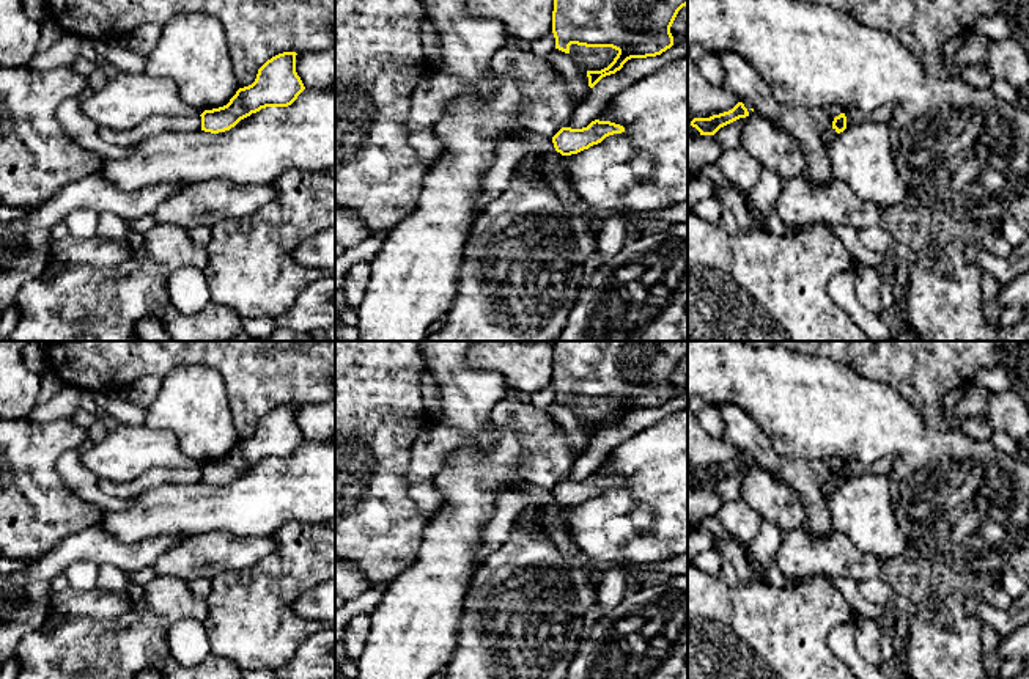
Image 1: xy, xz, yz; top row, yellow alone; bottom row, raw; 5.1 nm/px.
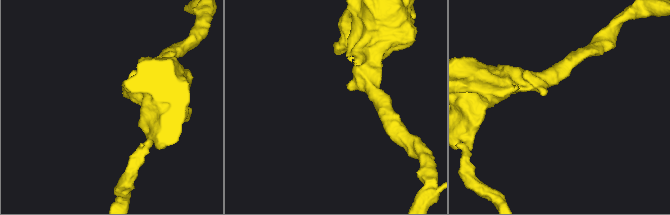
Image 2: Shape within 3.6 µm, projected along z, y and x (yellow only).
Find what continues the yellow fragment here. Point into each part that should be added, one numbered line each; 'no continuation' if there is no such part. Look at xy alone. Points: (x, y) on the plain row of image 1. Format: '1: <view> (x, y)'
no continuation

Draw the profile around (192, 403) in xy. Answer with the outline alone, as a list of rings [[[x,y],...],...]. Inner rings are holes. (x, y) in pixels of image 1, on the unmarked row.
[[[203,365],[178,366],[162,379],[145,424],[172,431],[181,453],[203,464],[227,457],[241,440],[223,379]]]

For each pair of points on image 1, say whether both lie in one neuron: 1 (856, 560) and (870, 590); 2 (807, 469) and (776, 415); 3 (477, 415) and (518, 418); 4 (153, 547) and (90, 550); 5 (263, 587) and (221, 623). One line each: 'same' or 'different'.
1: different
2: different
3: different
4: same
5: same

